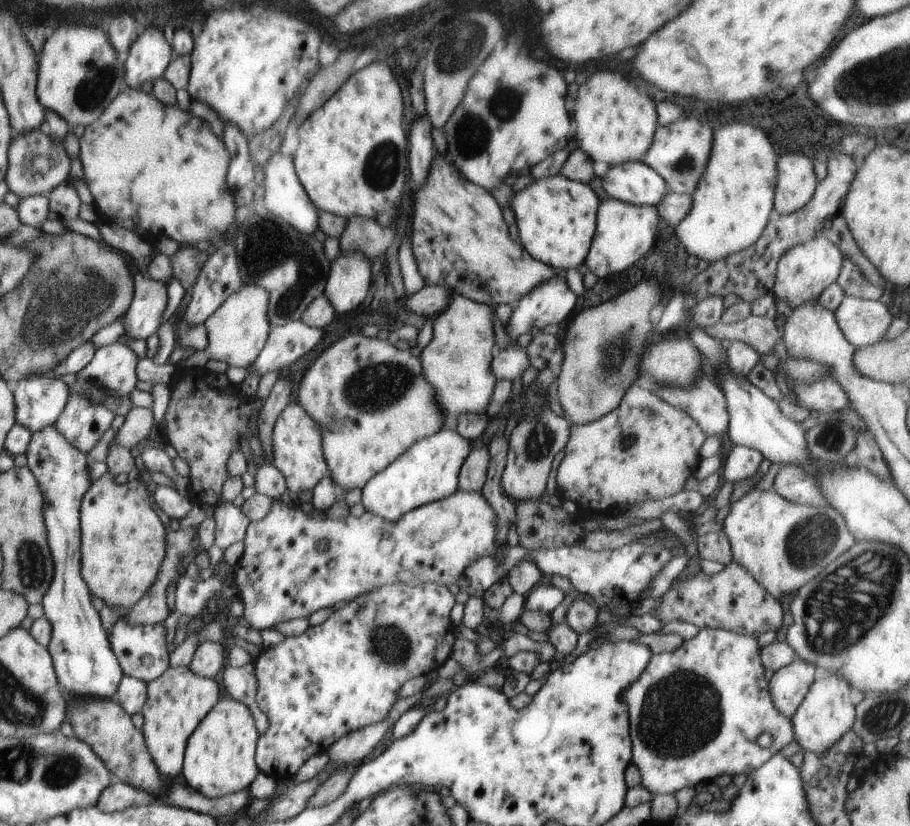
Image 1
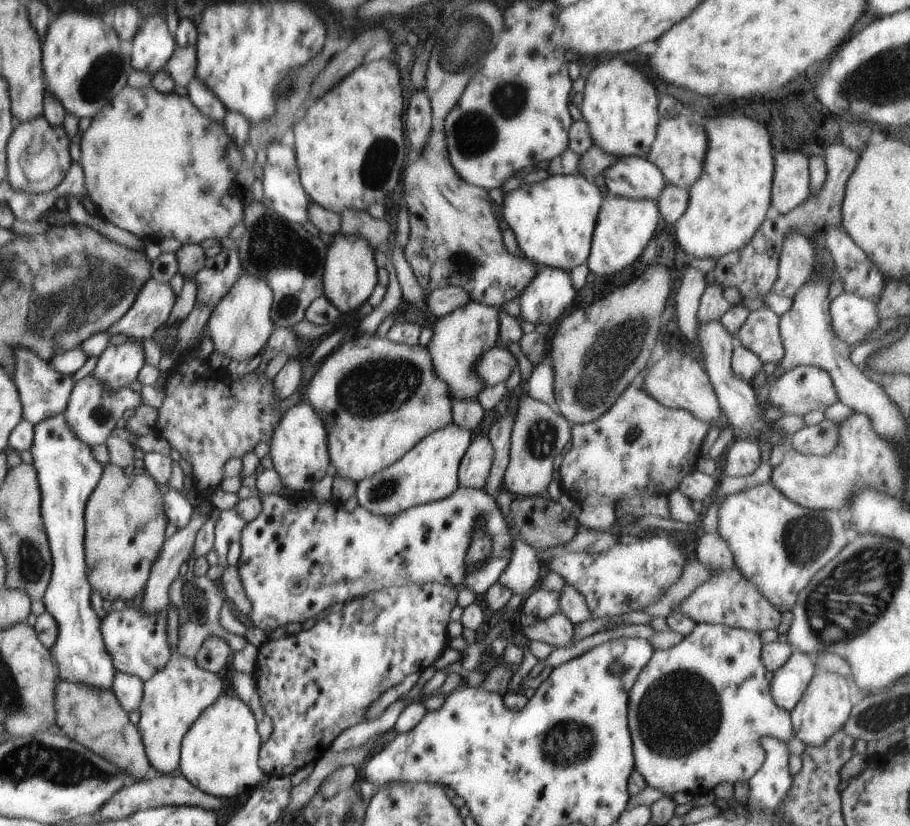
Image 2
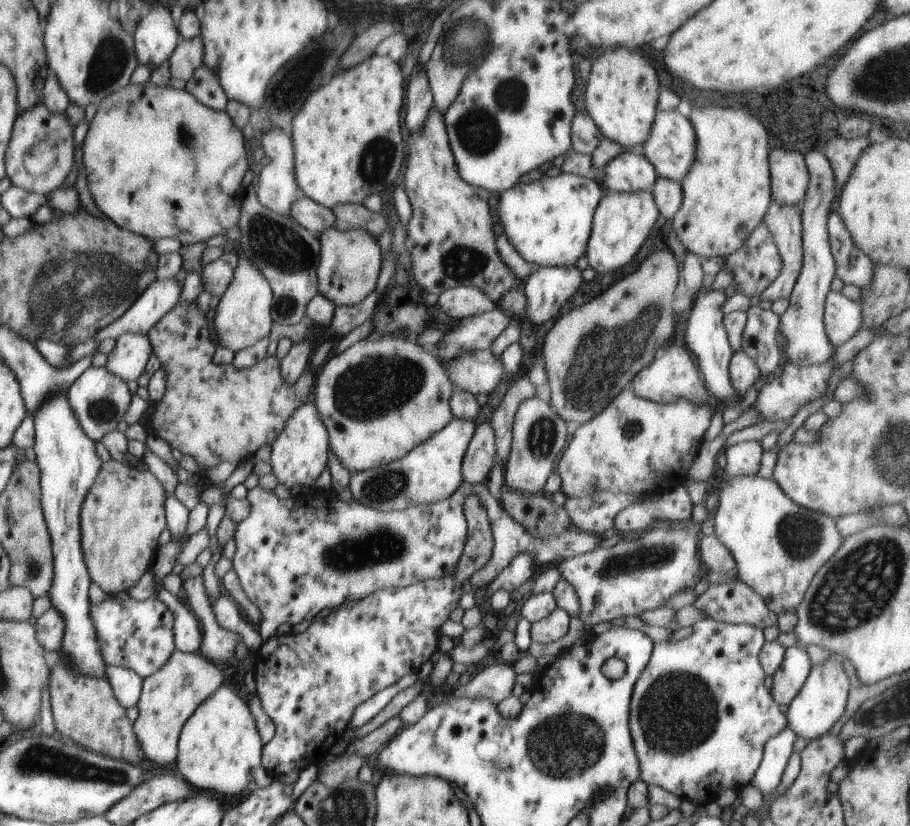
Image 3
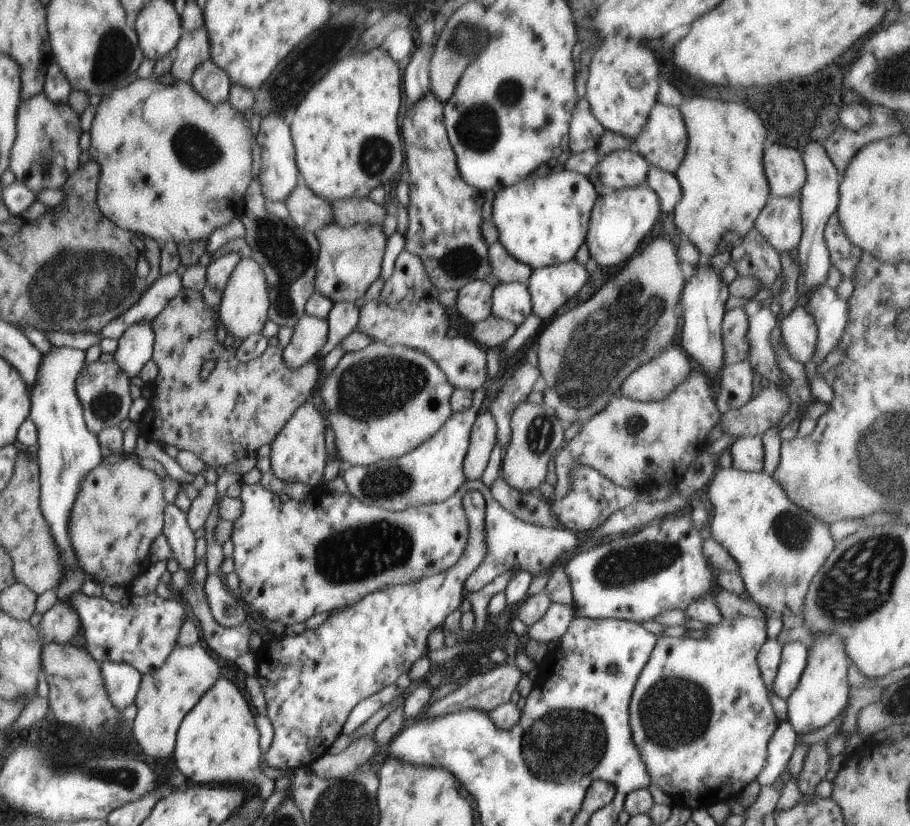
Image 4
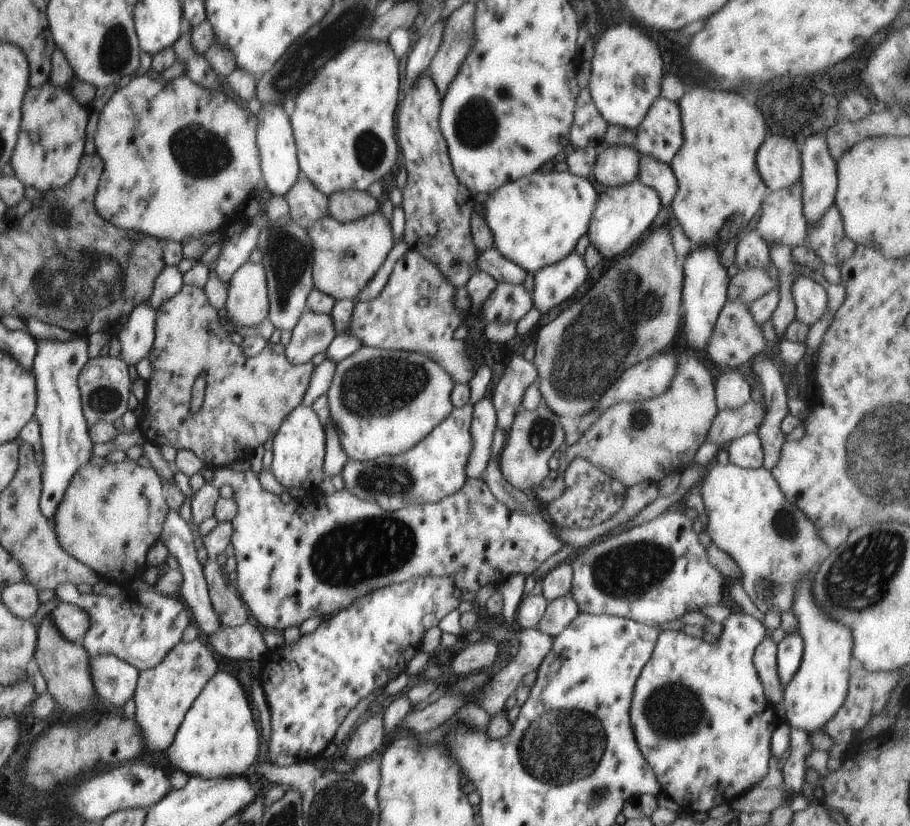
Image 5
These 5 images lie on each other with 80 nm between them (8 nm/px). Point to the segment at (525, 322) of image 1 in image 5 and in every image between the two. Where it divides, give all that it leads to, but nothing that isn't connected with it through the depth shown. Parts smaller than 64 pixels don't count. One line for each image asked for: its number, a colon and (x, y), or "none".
2: (550, 293)
3: (547, 289)
4: (551, 287)
5: (556, 283)

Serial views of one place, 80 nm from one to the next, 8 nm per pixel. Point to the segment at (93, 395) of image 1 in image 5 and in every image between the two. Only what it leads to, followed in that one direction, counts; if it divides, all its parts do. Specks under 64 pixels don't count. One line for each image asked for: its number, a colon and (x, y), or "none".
2: (118, 366)
3: (132, 351)
4: (135, 345)
5: (136, 336)

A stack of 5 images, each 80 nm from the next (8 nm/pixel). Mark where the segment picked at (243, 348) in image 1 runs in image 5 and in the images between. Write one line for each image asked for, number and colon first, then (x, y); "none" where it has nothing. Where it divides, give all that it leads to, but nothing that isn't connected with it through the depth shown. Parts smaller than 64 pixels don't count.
2: (240, 325)
3: (243, 316)
4: (244, 307)
5: (248, 304)

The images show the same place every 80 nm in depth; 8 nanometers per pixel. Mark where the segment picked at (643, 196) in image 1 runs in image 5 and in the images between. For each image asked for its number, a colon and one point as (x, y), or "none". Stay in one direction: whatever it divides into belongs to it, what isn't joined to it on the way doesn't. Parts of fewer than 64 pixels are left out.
2: (635, 177)
3: (631, 171)
4: (620, 169)
5: (615, 165)

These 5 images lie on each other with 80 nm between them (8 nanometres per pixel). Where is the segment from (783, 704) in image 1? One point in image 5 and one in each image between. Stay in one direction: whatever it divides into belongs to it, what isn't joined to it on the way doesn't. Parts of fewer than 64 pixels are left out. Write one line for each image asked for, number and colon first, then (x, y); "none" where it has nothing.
2: (788, 683)
3: (787, 680)
4: (794, 656)
5: (790, 650)

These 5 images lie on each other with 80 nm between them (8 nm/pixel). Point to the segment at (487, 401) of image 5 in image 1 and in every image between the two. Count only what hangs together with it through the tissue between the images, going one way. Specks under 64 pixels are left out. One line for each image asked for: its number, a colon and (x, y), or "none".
1: (473, 472)
2: (475, 466)
3: (480, 455)
4: (484, 431)

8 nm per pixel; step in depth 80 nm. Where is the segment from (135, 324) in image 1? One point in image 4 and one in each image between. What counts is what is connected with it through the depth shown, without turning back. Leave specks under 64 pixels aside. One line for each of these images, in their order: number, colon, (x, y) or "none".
2: (152, 307)
3: (161, 296)
4: (165, 287)

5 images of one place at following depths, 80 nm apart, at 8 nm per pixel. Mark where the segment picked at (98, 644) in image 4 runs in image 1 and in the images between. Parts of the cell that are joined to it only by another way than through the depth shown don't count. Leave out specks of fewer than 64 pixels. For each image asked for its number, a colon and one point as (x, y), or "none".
1: (141, 651)
2: (137, 642)
3: (136, 634)

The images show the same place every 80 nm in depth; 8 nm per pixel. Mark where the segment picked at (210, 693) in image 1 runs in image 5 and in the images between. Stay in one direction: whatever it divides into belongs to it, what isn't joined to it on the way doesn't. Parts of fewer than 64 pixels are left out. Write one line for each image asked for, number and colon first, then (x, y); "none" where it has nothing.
2: (175, 696)
3: (169, 697)
4: (165, 696)
5: (163, 695)

